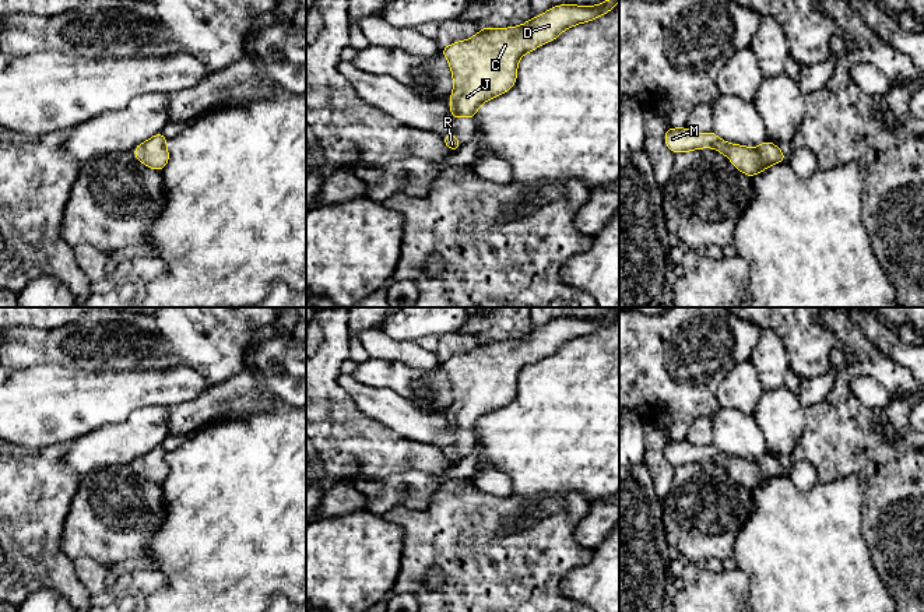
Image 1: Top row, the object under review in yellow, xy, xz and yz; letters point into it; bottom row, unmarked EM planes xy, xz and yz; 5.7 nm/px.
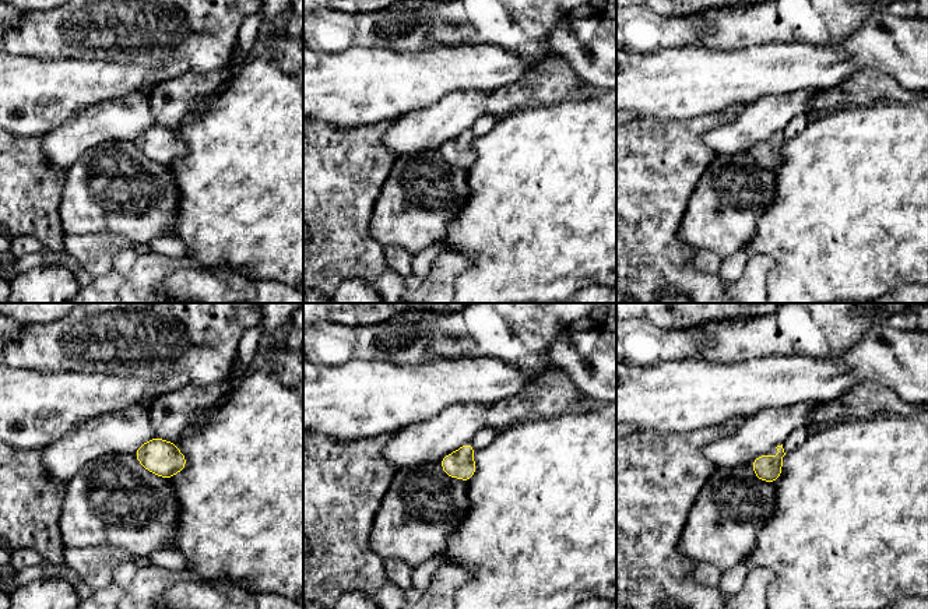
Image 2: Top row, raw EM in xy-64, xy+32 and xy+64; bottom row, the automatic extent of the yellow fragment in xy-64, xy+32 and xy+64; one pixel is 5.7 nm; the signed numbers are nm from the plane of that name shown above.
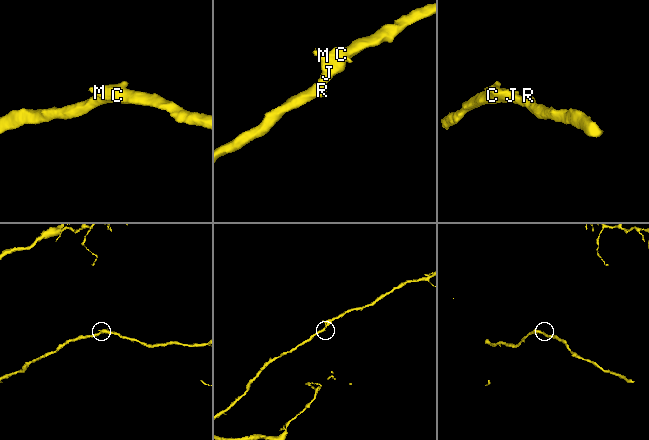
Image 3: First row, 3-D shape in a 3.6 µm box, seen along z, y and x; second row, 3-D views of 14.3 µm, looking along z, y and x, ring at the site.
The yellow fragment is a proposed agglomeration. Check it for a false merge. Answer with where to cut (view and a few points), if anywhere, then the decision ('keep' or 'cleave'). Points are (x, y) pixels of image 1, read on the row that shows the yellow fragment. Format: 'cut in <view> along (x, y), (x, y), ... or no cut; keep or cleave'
no cut; keep

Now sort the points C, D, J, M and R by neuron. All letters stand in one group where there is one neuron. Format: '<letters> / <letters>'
C D J M R

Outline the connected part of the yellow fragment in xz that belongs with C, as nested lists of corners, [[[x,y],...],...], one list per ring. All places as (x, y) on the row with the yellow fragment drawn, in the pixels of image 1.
[[[605,0],[598,6],[555,6],[520,27],[484,27],[472,38],[439,49],[449,61],[454,82],[452,117],[475,119],[484,102],[513,88],[523,54],[556,39],[569,27],[609,13],[618,3]]]

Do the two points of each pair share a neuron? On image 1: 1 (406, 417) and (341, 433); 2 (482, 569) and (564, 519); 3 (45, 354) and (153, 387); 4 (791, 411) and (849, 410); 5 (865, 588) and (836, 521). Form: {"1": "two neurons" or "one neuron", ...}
{"1": "two neurons", "2": "one neuron", "3": "two neurons", "4": "two neurons", "5": "one neuron"}

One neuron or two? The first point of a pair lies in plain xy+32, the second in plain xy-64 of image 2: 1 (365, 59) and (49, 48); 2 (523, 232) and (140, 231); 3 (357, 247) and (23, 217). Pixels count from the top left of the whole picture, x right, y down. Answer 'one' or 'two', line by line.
1: two
2: two
3: one

